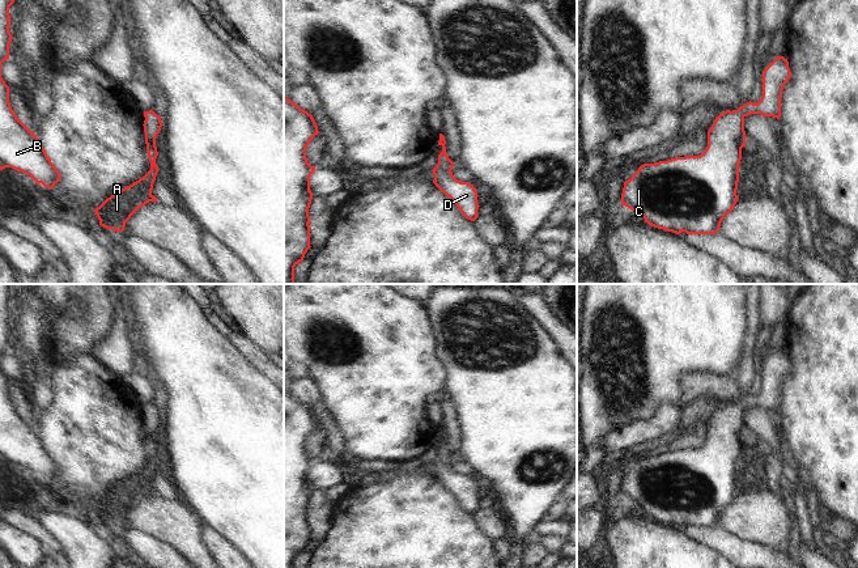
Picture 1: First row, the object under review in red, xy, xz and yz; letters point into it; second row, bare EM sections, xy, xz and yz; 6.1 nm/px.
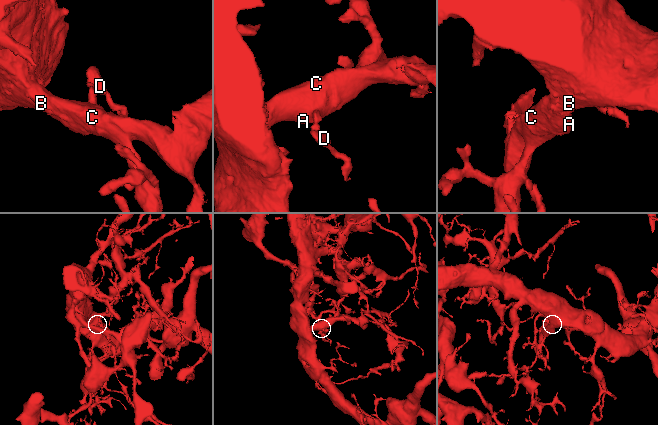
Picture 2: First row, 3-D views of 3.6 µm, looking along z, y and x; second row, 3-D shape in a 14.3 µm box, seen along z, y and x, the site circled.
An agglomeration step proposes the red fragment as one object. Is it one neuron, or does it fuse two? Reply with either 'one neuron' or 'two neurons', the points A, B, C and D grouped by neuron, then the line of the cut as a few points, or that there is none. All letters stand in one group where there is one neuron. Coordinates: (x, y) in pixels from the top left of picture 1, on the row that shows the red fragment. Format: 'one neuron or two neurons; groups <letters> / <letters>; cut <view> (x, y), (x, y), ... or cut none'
one neuron; groups A B C D; cut none

